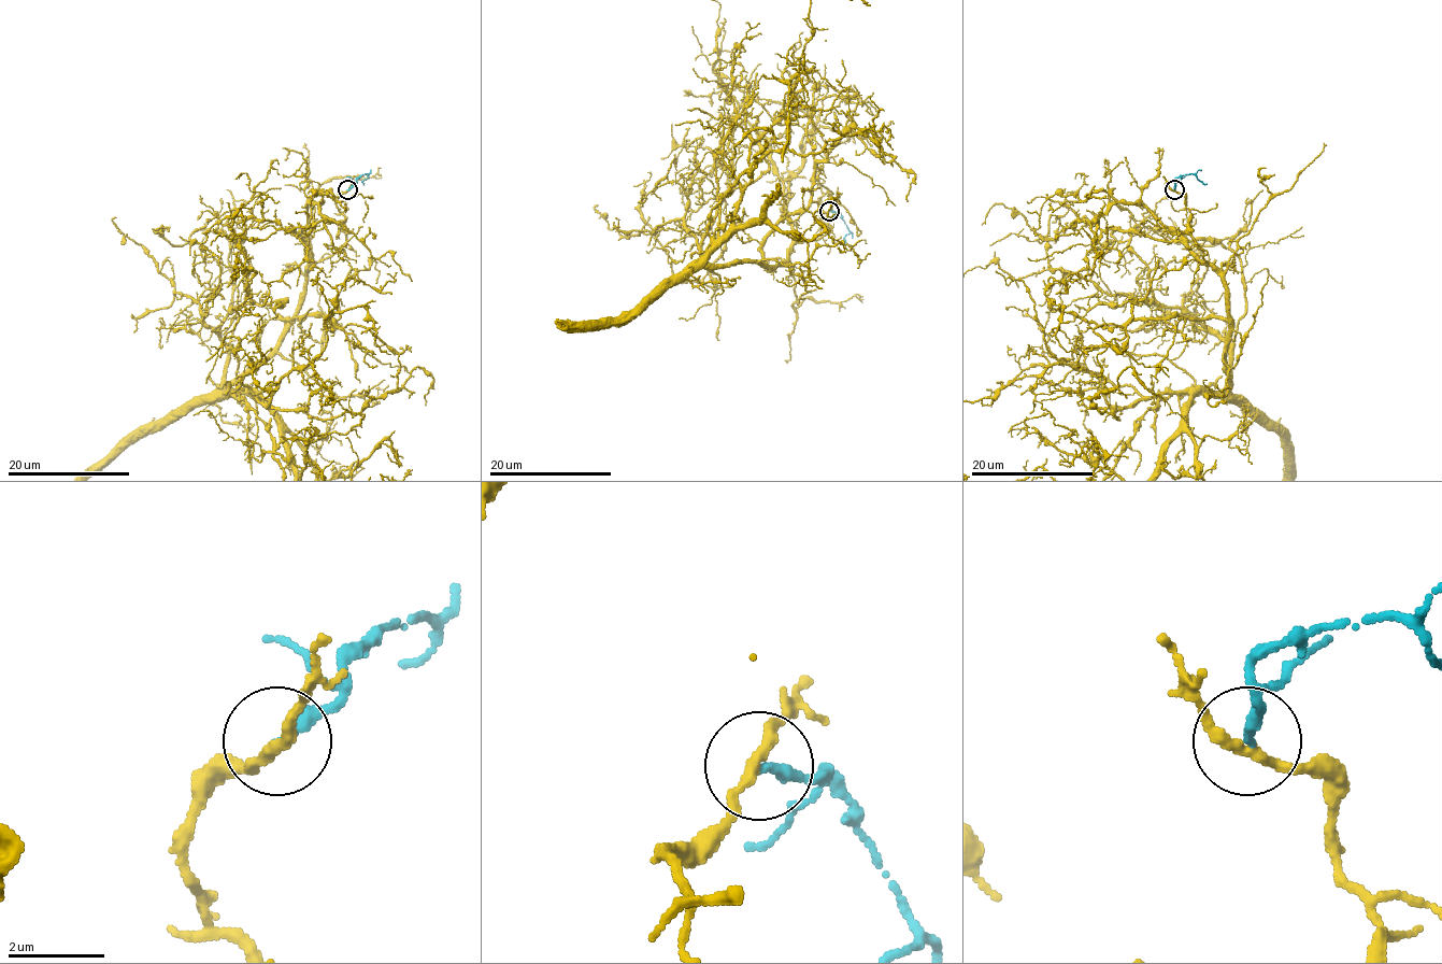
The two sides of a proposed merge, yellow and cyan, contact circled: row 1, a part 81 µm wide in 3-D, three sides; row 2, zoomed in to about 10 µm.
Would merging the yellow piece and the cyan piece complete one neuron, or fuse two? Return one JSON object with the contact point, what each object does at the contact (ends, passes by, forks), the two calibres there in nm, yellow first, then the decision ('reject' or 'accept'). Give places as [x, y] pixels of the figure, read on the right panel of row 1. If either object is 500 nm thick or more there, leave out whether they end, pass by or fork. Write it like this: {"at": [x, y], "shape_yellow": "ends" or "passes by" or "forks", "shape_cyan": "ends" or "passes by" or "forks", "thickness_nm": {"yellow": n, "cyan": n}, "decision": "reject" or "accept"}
{"at": [1174, 189], "shape_yellow": "passes by", "shape_cyan": "ends", "thickness_nm": {"yellow": 200, "cyan": 280}, "decision": "accept"}

